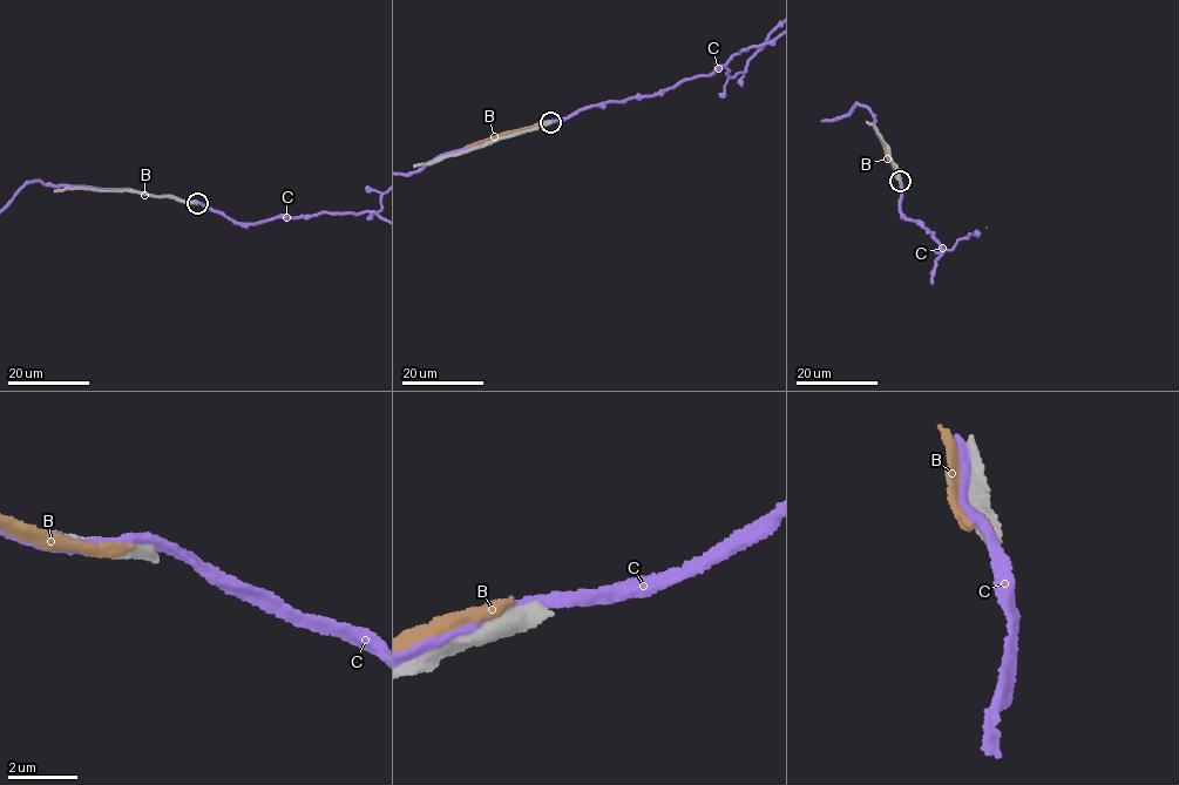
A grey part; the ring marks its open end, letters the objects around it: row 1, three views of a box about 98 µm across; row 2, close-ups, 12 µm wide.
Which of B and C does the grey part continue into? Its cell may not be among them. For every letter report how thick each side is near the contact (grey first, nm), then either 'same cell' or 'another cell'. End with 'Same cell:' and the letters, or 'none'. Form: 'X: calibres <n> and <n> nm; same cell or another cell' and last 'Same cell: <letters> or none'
B: calibres 480 and 380 nm; another cell
C: calibres 480 and 320 nm; another cell
Same cell: none

